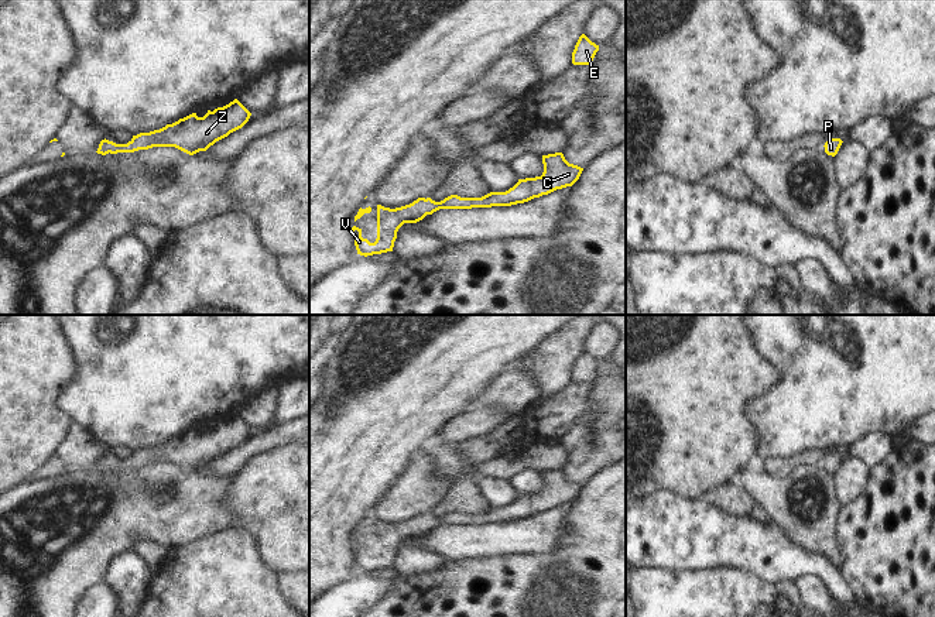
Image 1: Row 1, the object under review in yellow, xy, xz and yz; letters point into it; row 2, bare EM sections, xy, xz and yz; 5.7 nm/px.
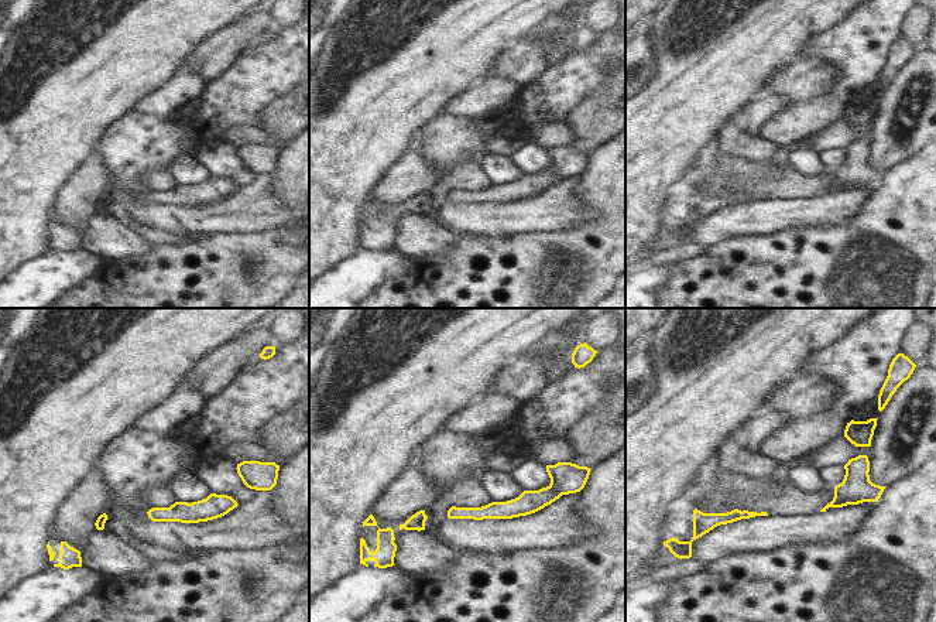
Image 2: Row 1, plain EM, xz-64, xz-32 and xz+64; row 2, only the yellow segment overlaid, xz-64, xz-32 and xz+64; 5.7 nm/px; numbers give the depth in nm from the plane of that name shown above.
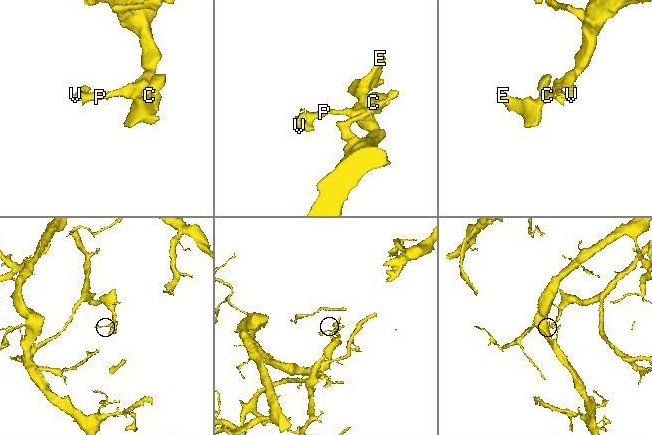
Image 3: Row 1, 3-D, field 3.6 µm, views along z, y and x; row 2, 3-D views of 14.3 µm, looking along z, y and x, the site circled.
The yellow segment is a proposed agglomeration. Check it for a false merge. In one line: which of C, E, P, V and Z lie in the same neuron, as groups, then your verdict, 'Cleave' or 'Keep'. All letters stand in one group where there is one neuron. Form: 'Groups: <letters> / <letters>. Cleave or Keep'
Groups: C E P V Z. Keep.

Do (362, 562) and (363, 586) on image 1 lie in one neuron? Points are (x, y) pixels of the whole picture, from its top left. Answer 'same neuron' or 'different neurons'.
different neurons

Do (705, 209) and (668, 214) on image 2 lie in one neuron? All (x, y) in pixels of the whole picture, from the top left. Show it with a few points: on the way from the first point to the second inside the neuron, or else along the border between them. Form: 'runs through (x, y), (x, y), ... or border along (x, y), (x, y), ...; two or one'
runs through (696, 209), (682, 209), (676, 214); one

